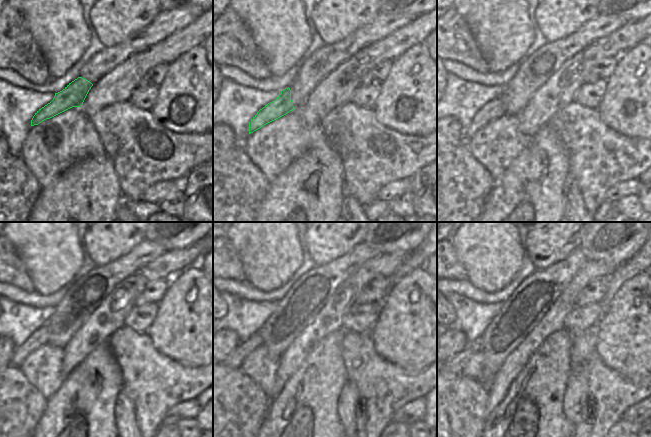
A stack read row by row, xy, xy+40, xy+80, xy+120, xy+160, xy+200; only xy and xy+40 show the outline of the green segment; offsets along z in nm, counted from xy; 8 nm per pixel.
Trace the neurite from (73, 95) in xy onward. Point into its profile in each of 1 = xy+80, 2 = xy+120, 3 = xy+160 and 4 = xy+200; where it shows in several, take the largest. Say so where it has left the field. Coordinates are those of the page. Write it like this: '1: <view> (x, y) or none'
1: xy+80 (493, 110)
2: xy+120 (40, 337)
3: xy+160 (234, 361)
4: xy+200 (457, 362)

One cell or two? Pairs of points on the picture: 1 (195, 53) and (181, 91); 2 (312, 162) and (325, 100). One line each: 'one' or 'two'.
1: one
2: two

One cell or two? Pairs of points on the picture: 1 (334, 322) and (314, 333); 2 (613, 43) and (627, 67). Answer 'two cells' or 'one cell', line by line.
1: one cell
2: two cells

